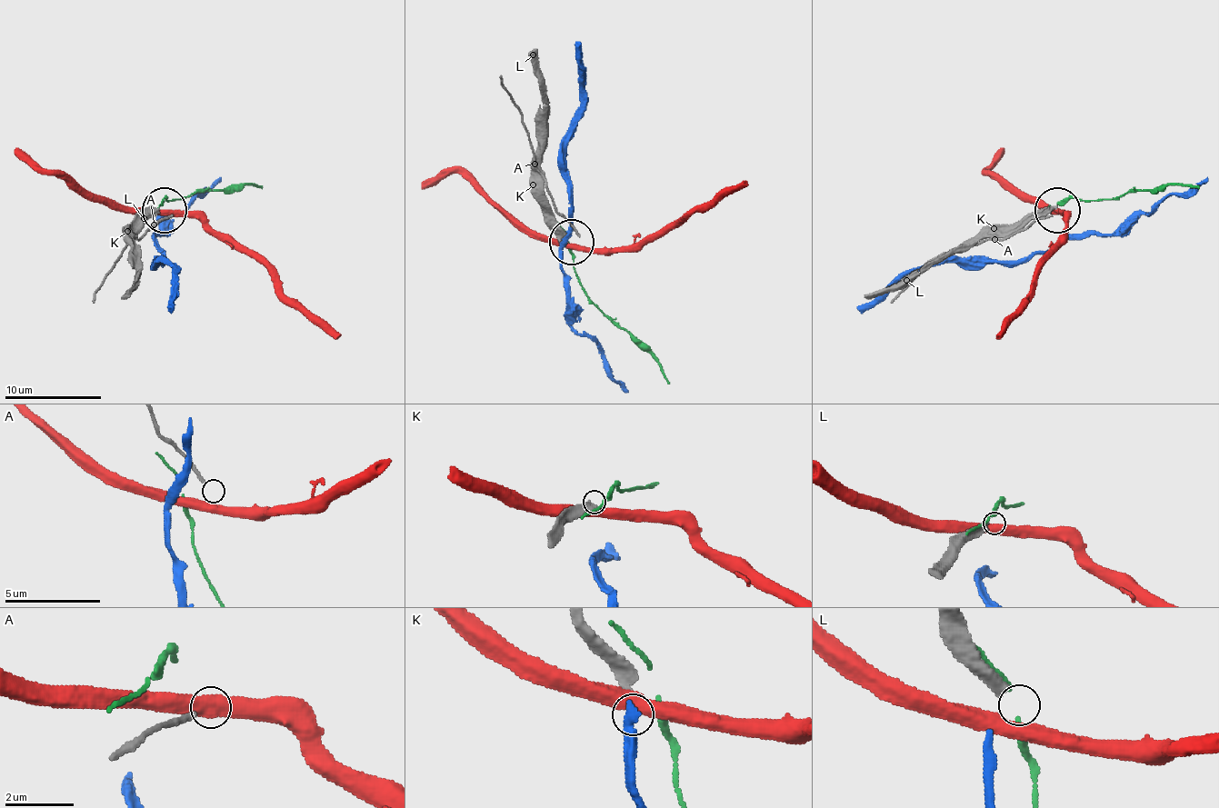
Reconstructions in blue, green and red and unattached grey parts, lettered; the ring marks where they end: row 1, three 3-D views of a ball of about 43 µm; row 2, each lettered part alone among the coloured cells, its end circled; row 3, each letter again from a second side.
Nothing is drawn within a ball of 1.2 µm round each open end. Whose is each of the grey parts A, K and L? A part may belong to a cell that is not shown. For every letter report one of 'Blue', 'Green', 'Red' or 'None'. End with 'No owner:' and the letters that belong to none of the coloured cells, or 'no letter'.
A: None
K: None
L: None
No owner: A, K, L

